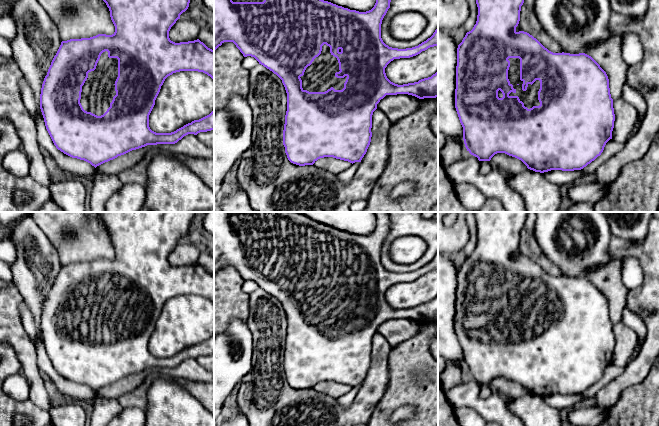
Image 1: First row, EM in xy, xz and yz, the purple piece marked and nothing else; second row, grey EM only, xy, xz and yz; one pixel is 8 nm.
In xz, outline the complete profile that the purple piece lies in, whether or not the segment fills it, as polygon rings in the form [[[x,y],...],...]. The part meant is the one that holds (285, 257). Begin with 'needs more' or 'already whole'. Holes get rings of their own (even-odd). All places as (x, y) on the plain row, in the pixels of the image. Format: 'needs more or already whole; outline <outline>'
needs more; outline [[[214,212],[214,275],[224,266],[233,266],[244,281],[254,281],[259,288],[272,295],[282,304],[287,317],[287,335],[283,354],[283,369],[288,384],[293,388],[299,390],[313,389],[318,383],[324,381],[333,381],[348,385],[352,388],[361,386],[371,366],[372,339],[377,333],[377,328],[381,323],[386,319],[397,318],[408,318],[419,323],[438,321],[438,295],[431,301],[403,309],[391,306],[385,297],[385,292],[394,283],[410,282],[430,271],[438,270],[438,251],[430,262],[418,270],[406,273],[389,271],[381,262],[382,244],[390,232],[391,226],[389,212],[374,213],[376,216],[376,227],[374,231],[369,235],[359,236],[316,222],[299,212]]]

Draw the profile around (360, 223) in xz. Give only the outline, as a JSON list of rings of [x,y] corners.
[[[299,212],[316,222],[331,226],[338,230],[366,236],[376,227],[374,212]]]

